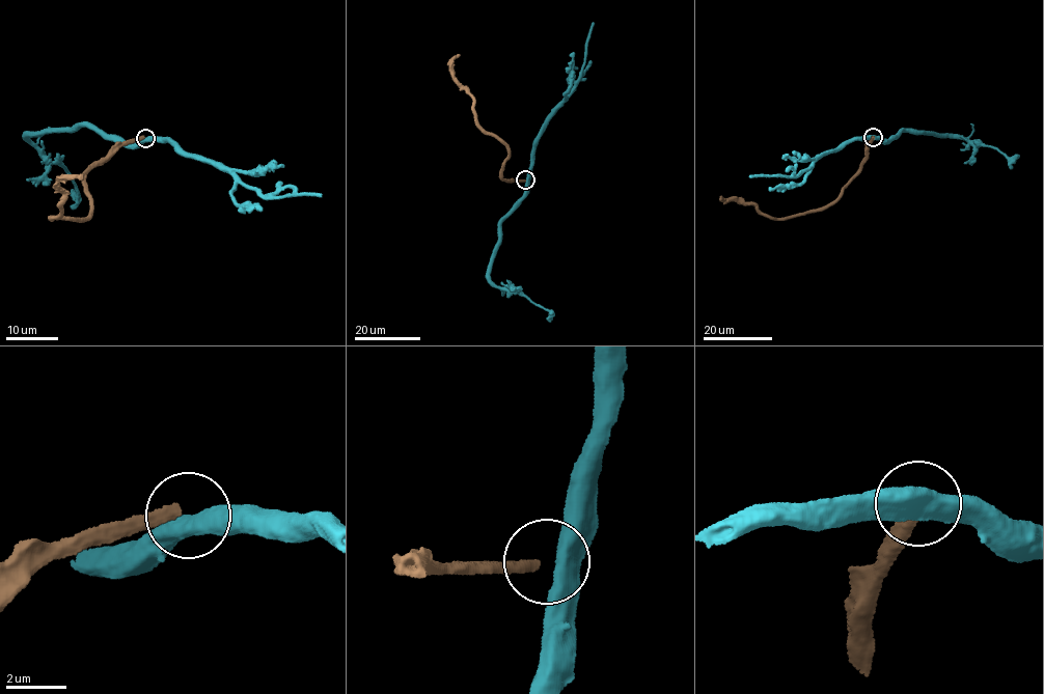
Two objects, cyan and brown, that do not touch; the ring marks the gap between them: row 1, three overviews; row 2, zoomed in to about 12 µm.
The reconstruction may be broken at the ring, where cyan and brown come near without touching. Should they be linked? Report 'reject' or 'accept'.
reject

